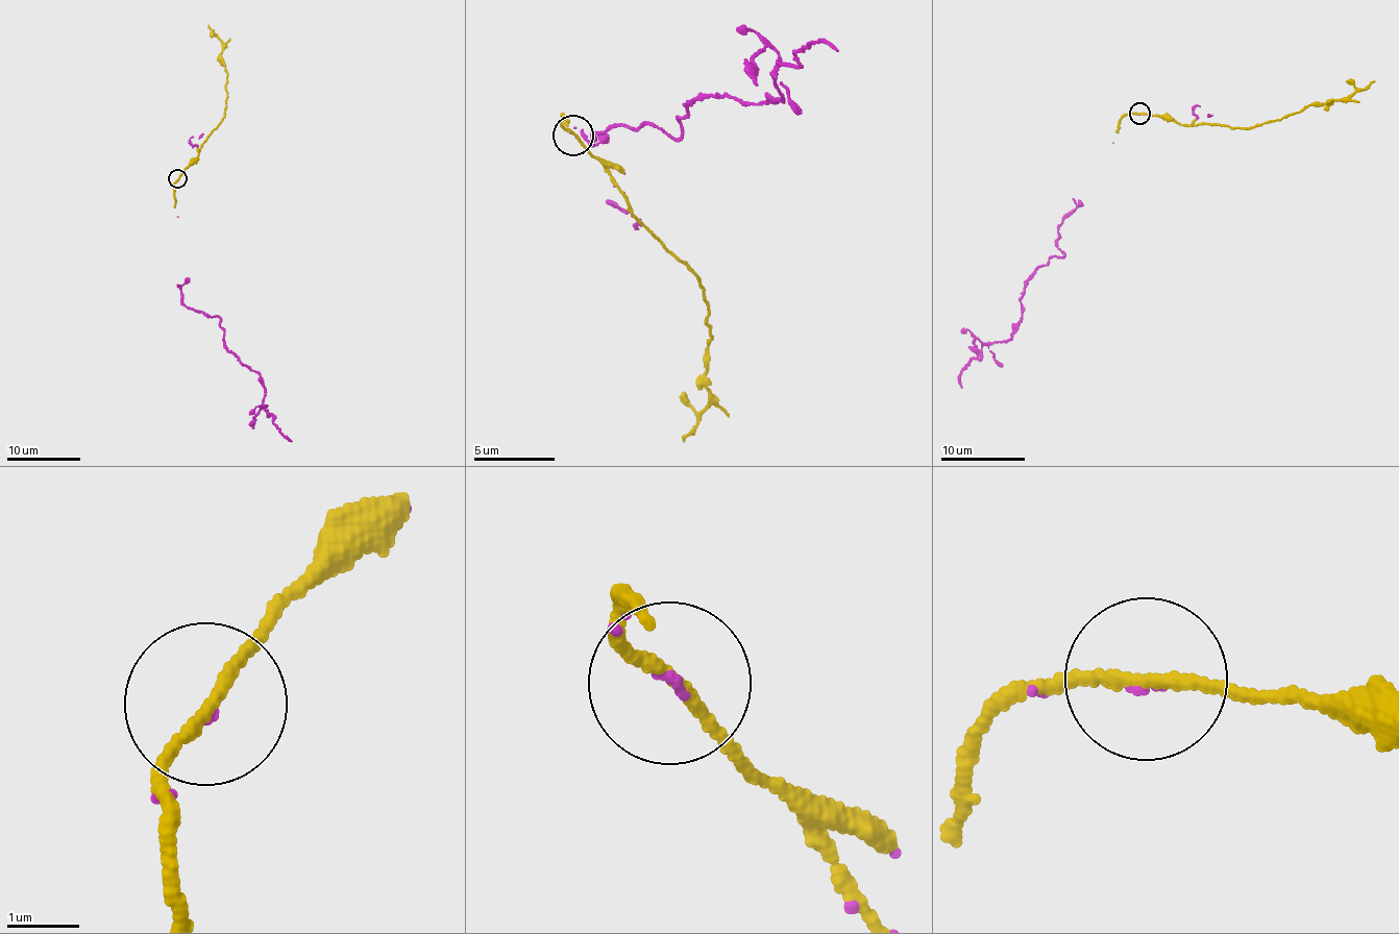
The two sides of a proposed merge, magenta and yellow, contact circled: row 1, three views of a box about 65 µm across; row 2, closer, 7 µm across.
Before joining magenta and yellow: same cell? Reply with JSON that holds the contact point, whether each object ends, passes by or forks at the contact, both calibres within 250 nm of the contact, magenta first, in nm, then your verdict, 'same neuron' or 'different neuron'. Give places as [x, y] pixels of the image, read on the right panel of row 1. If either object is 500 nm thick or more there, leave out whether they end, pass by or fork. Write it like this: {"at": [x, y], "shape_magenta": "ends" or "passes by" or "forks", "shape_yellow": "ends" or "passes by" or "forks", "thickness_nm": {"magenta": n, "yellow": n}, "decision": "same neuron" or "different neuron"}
{"at": [1139, 114], "shape_magenta": "ends", "shape_yellow": "passes by", "thickness_nm": {"magenta": 60, "yellow": 150}, "decision": "same neuron"}

